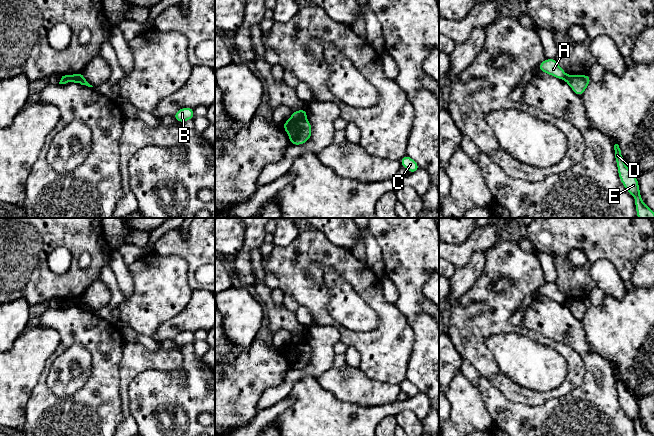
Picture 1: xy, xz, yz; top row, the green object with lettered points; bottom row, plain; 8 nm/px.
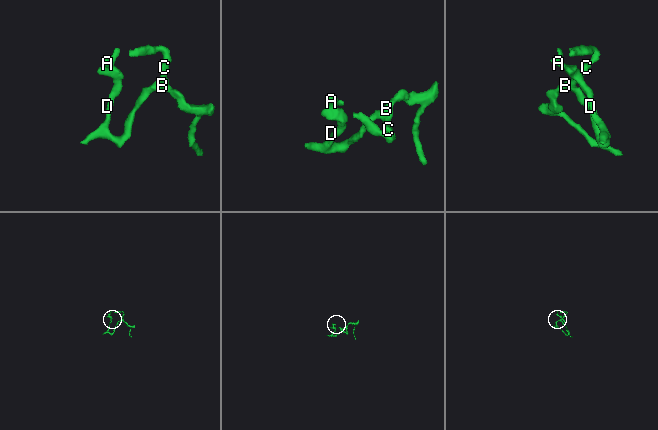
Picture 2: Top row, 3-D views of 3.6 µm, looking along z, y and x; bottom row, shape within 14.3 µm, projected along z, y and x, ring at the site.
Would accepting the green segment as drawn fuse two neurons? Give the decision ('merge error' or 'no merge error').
merge error

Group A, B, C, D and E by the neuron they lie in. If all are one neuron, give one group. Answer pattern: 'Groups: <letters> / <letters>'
Groups: A / B C D E

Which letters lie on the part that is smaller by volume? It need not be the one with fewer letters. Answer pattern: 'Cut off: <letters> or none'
Cut off: A

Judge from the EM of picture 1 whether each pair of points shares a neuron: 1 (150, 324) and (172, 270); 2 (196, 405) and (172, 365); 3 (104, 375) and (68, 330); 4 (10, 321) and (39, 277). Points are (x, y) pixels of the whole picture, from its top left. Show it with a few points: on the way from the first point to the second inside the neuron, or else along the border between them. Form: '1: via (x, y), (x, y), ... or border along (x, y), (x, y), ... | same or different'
1: via (137, 311), (136, 306), (159, 283) | same
2: border along (182, 353), (181, 373), (163, 372), (153, 369) | different
3: via (104, 362), (103, 357), (81, 335) | same
4: border along (10, 301), (24, 299), (30, 305) | different

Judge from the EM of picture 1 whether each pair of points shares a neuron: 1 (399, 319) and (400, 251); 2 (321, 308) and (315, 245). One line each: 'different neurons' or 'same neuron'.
1: different neurons
2: same neuron

